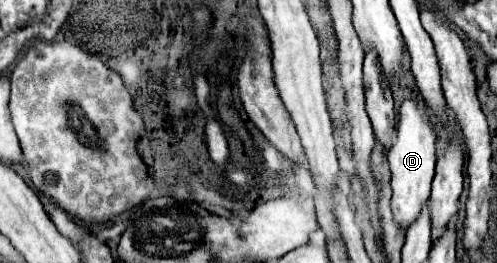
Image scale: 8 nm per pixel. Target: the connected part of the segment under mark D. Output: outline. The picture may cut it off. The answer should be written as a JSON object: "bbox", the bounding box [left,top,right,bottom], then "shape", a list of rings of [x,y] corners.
{"bbox":[389,95,435,231],"shape":[[[419,95],[403,101],[399,109],[399,127],[397,127],[397,139],[393,147],[389,149],[389,167],[391,167],[391,211],[395,221],[403,225],[403,231],[407,231],[407,225],[419,217],[425,201],[431,193],[431,181],[435,175],[435,125],[425,109],[425,103]]]}

